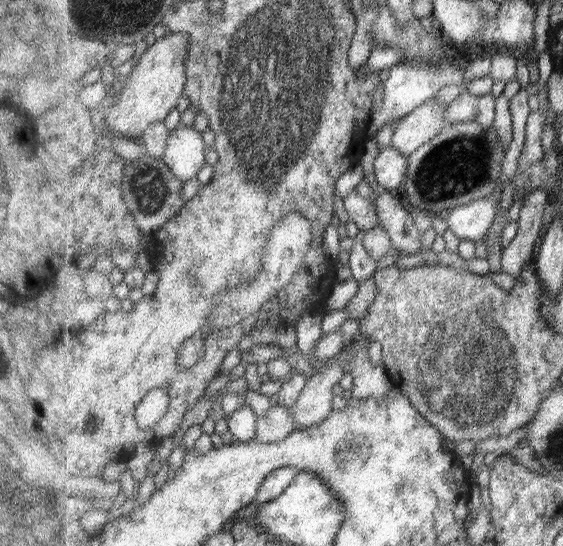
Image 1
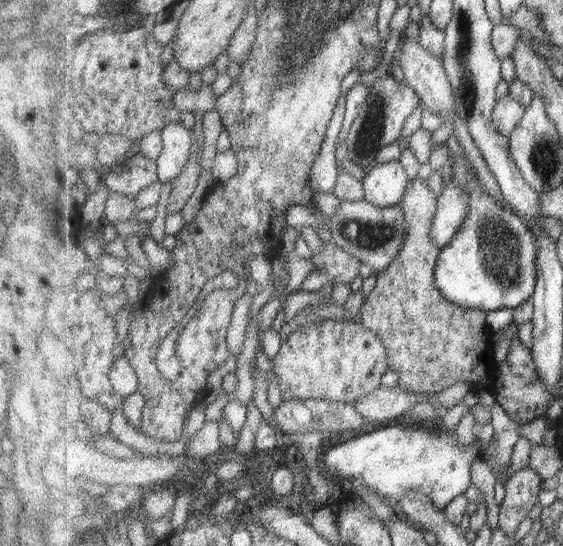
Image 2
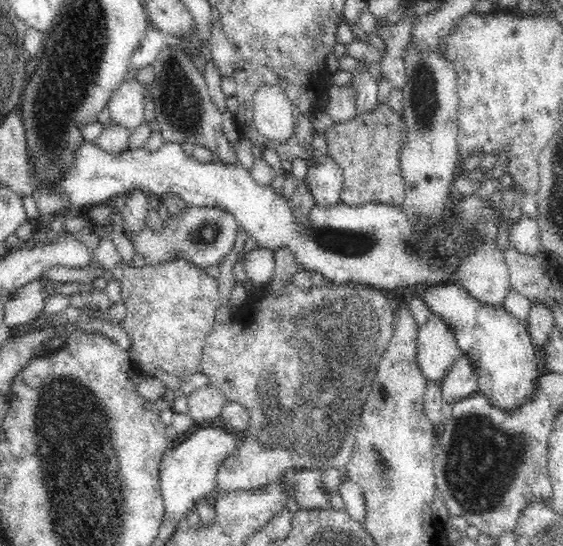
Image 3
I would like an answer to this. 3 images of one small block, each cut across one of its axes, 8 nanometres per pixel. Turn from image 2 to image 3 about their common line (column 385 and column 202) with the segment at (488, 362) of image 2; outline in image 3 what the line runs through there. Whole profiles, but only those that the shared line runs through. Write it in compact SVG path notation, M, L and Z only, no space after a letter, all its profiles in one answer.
M182 258L160 266L145 265L142 268L132 268L132 266L124 266L122 262L120 267L124 271L121 300L127 309L127 315L121 326L133 344L133 349L128 352L129 360L152 375L157 370L180 378L195 374L197 357L200 356L202 345L205 344L205 337L214 326L214 312L220 306L217 280L205 274L205 270L189 266L189 263Z

